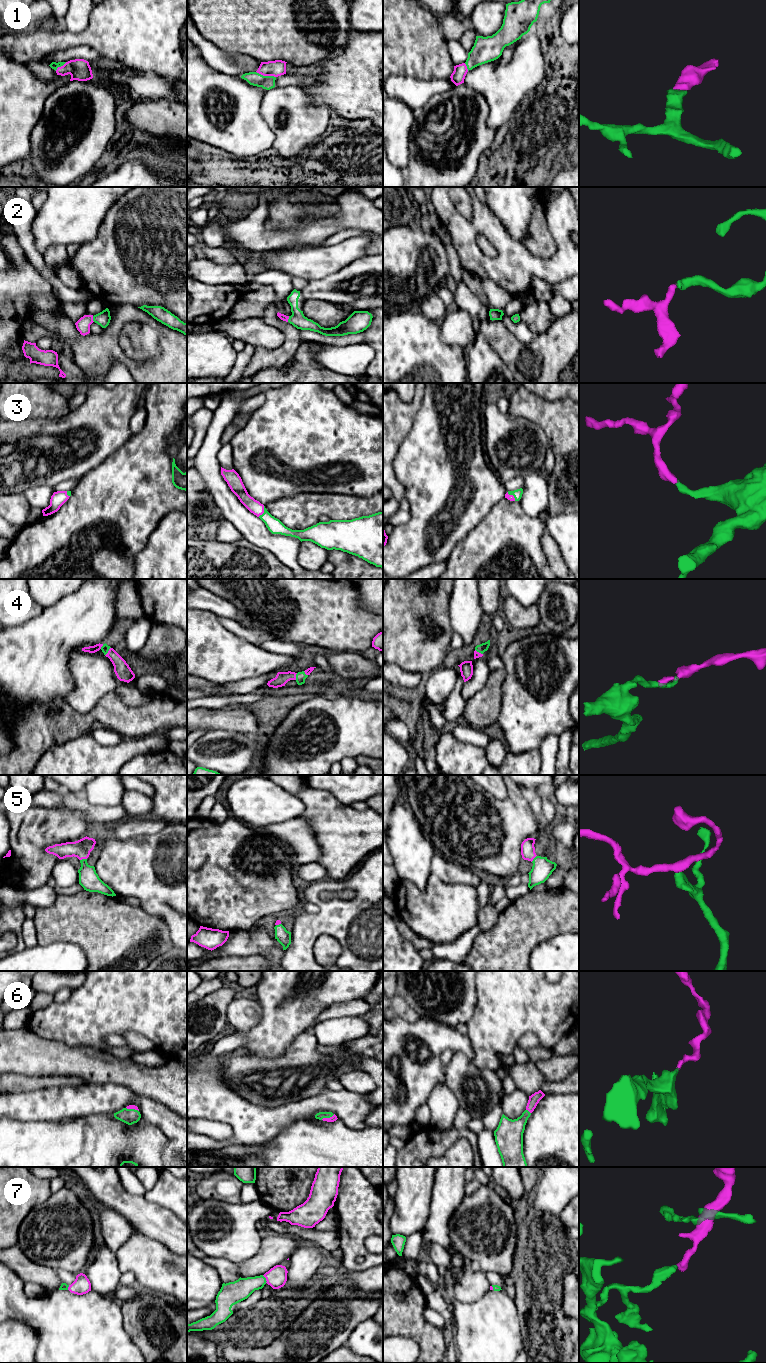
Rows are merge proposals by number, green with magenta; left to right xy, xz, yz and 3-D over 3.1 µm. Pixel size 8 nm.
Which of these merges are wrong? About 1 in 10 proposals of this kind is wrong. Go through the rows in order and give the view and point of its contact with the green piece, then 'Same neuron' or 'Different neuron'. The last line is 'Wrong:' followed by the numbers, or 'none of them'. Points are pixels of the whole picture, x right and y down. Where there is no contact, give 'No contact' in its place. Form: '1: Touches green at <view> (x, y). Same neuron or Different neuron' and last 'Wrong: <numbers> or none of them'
1: Touches green at xz (266, 76). Same neuron
2: Touches green at xy (93, 319). Same neuron
3: Touches green at xz (264, 512). Same neuron
4: Touches green at xy (108, 650). Same neuron
5: Touches green at xy (83, 859). Same neuron
6: Touches green at xz (327, 1117). Same neuron
7: Touches green at xz (265, 1279). Same neuron
Wrong: none of them

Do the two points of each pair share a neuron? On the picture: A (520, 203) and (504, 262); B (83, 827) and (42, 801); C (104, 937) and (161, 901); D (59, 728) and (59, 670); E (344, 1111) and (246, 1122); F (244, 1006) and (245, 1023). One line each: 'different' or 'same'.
A: different
B: different
C: different
D: different
E: same
F: same

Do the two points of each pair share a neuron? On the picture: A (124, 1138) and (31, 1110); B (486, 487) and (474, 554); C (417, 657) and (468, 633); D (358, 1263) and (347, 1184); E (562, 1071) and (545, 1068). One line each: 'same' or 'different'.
A: different
B: different
C: different
D: same
E: same

